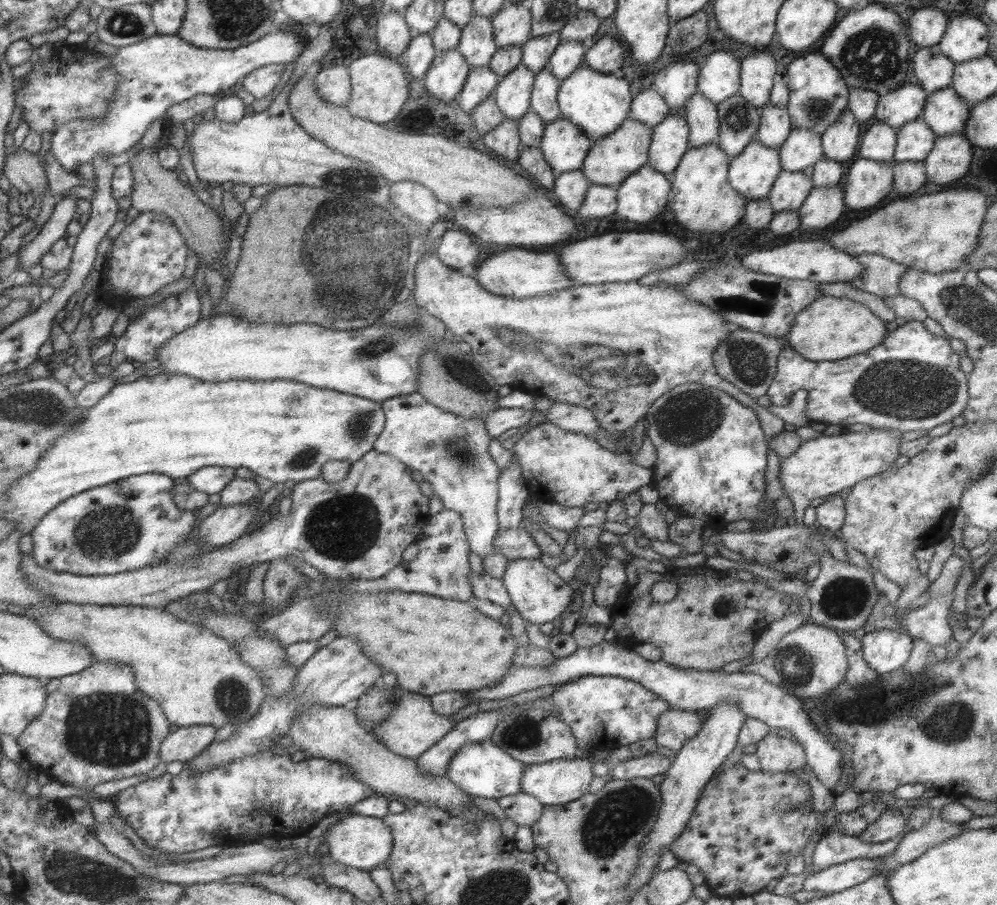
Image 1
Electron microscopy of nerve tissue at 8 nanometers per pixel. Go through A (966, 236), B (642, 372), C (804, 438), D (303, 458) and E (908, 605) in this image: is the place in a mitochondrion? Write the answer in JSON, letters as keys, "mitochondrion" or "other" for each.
{"A":"other","B":"mitochondrion","C":"other","D":"mitochondrion","E":"other"}

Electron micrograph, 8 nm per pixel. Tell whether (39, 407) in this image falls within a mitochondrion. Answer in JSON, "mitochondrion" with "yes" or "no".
{"mitochondrion":"yes"}

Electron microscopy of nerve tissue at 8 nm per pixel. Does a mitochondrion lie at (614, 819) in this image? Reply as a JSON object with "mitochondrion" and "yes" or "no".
{"mitochondrion":"yes"}

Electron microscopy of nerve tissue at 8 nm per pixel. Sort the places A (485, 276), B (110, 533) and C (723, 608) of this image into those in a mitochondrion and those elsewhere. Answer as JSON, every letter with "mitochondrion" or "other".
{"A":"other","B":"mitochondrion","C":"mitochondrion"}

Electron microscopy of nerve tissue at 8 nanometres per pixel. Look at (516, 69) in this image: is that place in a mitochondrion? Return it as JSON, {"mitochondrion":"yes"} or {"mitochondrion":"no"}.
{"mitochondrion":"no"}

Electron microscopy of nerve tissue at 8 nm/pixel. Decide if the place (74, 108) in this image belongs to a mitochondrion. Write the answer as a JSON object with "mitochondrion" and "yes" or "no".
{"mitochondrion":"yes"}

